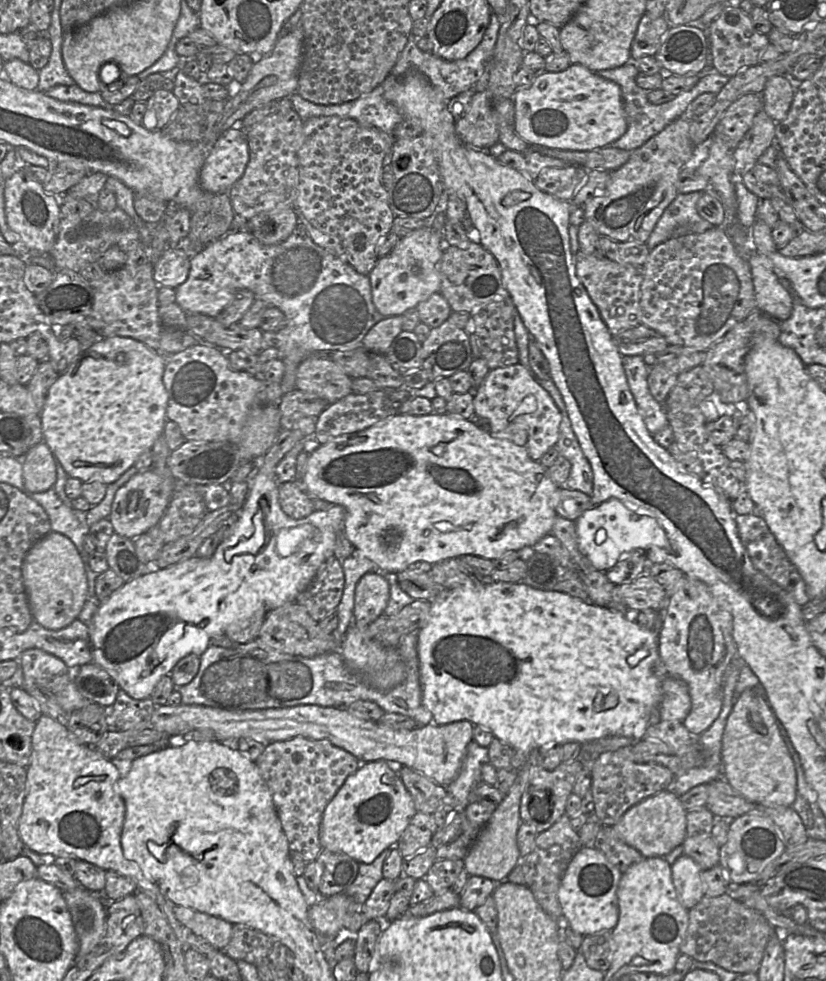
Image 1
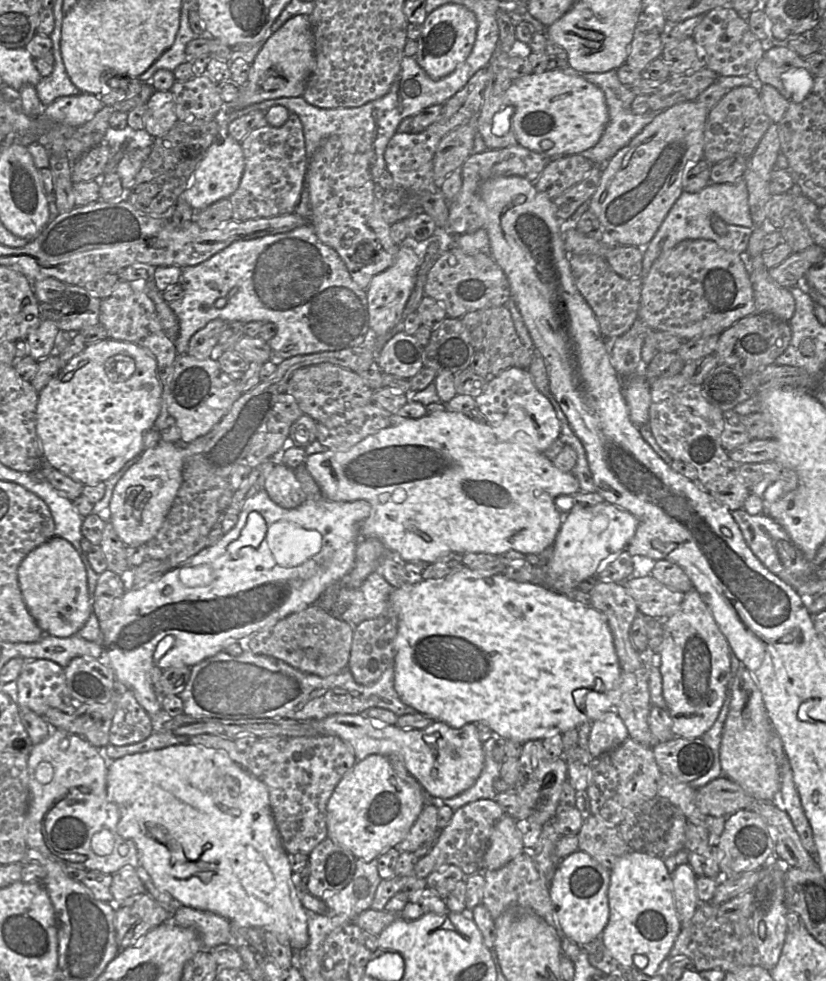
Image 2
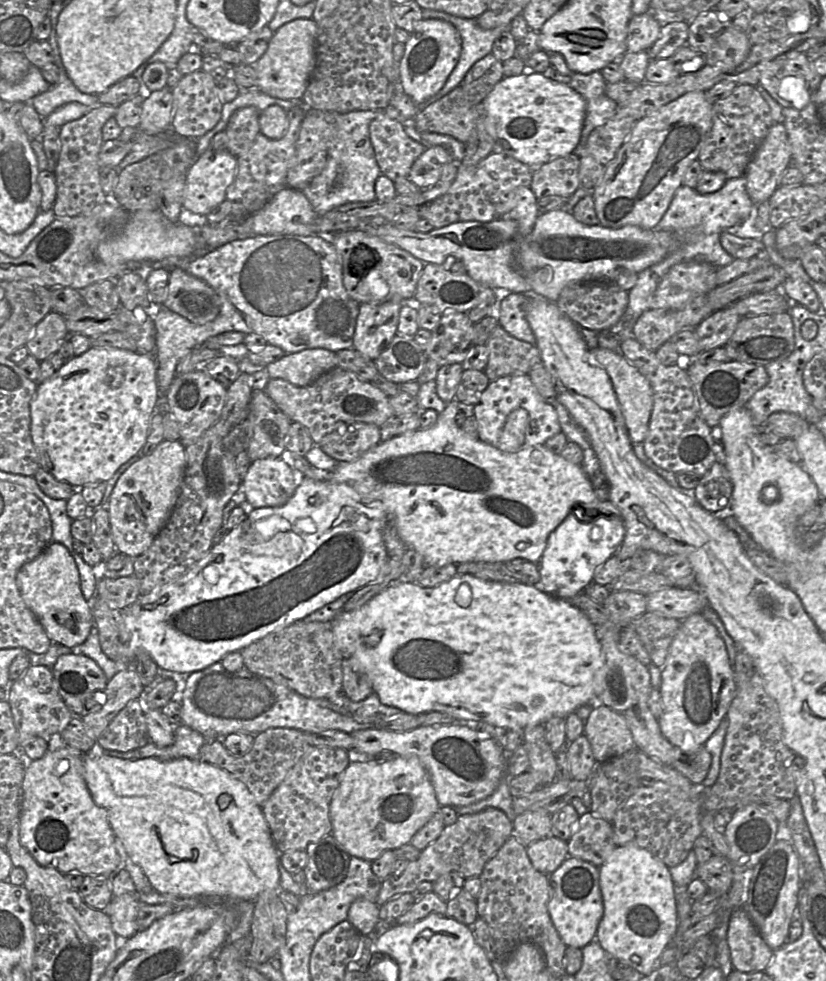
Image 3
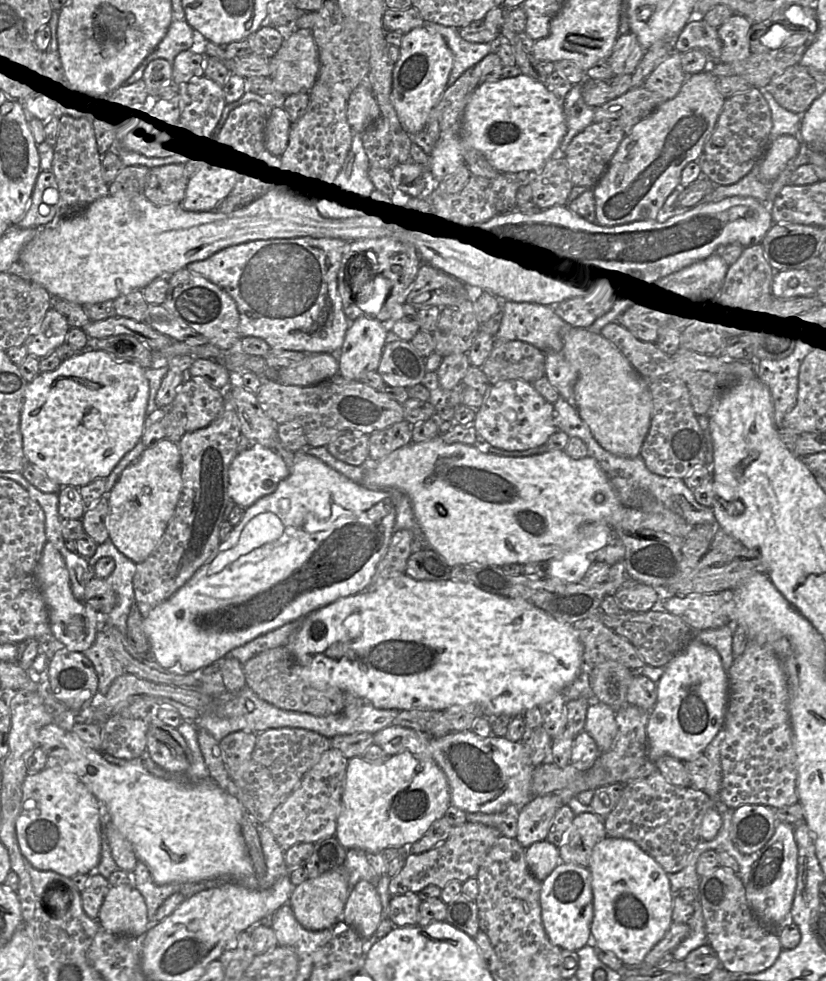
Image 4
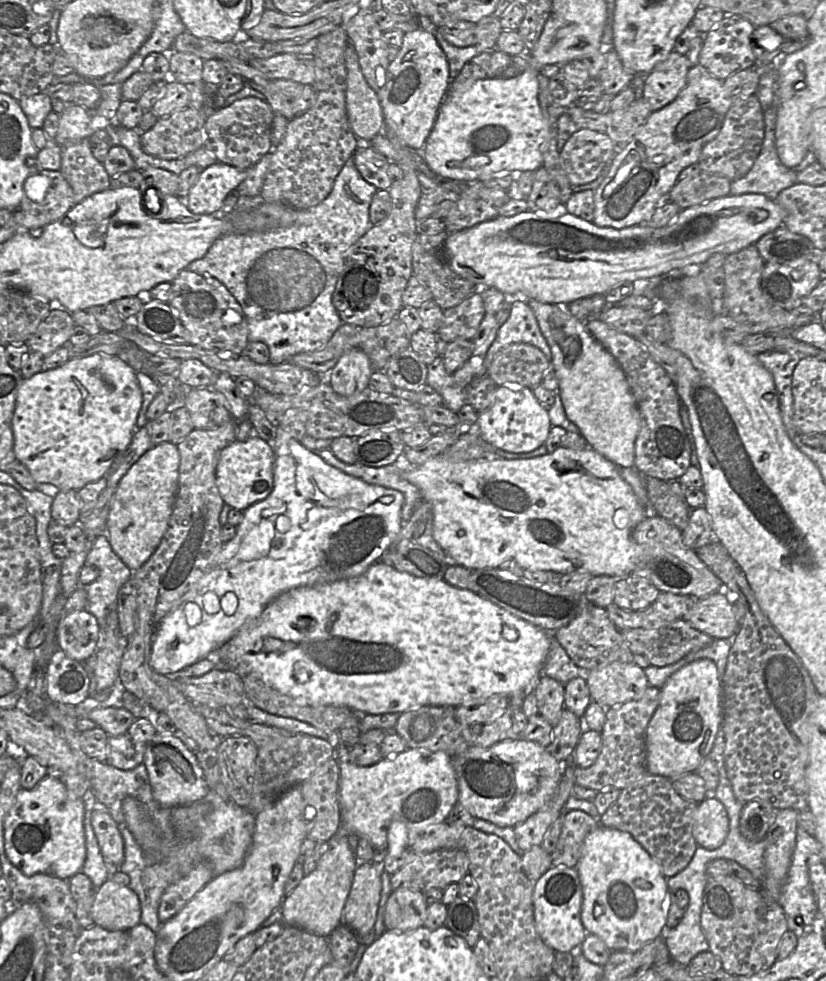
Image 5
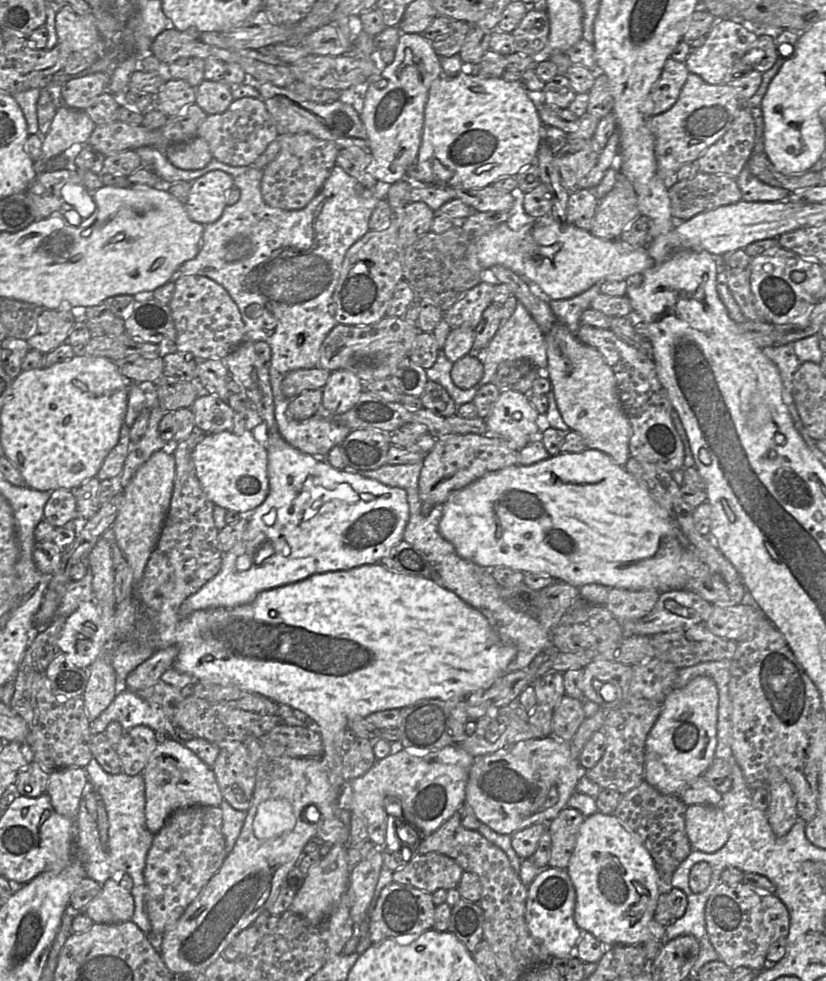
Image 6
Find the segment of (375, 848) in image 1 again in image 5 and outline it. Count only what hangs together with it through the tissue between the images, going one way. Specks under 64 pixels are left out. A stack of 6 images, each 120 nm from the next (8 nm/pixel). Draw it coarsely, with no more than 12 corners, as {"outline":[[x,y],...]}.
{"outline":[[340,744],[339,835],[408,847],[458,803],[443,751],[407,748],[371,766]]}

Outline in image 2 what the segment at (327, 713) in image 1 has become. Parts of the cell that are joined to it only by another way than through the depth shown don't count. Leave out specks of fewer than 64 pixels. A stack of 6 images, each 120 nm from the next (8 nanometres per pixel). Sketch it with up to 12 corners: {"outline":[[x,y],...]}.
{"outline":[[335,714],[309,720],[357,761],[394,755],[434,802],[484,766],[474,723],[424,729]]}

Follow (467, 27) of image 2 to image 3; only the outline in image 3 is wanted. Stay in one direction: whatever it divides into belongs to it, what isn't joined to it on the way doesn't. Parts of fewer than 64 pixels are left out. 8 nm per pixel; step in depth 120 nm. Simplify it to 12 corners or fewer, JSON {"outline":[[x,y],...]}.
{"outline":[[415,23],[398,66],[405,93],[426,103],[459,60],[461,35]]}

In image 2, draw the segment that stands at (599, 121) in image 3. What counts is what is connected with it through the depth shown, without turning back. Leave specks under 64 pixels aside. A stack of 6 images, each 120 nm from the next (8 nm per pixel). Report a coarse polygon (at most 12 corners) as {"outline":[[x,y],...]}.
{"outline":[[616,70],[584,73],[605,95],[609,121],[598,143],[582,155],[604,165],[660,111],[634,114],[637,96]]}

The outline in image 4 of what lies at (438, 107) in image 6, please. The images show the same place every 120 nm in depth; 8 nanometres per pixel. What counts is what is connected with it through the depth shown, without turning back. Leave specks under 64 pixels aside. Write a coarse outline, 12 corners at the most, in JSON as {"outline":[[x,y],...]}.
{"outline":[[526,74],[478,85],[460,136],[436,141],[437,181],[480,151],[537,171],[567,131],[563,100]]}

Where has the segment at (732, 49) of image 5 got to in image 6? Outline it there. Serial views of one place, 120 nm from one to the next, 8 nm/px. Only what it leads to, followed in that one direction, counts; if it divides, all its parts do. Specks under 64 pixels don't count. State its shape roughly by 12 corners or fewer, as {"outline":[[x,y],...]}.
{"outline":[[717,19],[685,61],[709,84],[729,84],[754,69],[743,57],[758,36]]}

